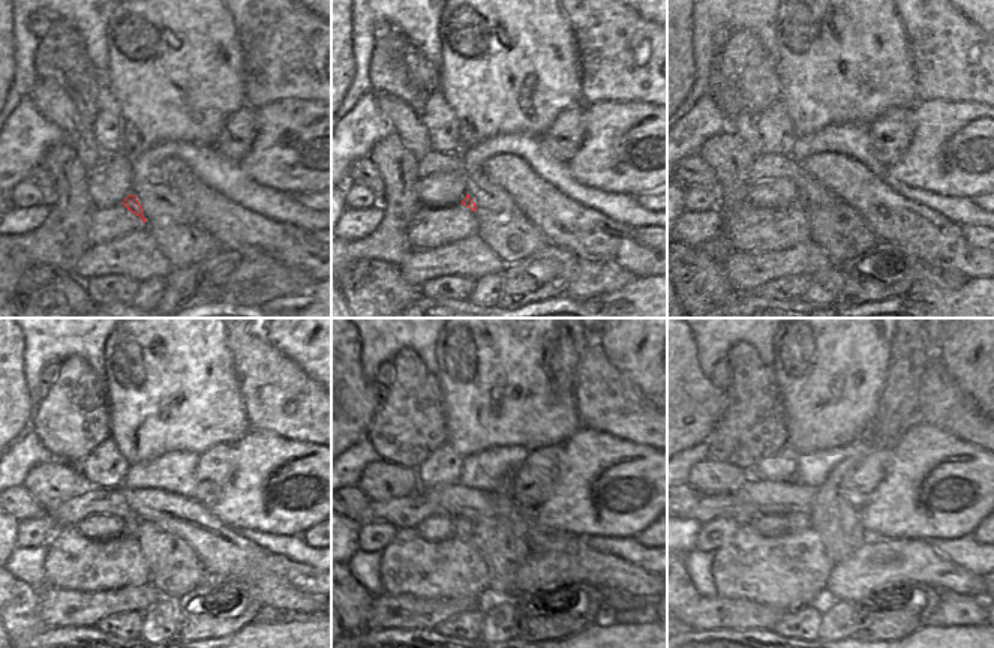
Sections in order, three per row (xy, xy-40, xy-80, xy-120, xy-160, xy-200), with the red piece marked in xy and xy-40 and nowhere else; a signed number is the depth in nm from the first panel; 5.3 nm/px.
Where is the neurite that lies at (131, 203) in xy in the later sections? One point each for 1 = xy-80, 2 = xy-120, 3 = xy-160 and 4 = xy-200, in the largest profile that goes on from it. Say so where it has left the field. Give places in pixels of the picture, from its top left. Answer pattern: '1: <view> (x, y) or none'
1: xy-80 (801, 200)
2: xy-120 (131, 531)
3: xy-160 (464, 528)
4: xy-200 (796, 522)

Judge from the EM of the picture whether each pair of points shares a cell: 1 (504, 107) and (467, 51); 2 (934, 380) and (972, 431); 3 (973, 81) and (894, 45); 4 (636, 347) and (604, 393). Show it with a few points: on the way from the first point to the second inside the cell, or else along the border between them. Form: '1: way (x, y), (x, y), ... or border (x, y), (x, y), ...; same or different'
1: way (504, 89), (504, 72), (485, 53); same
2: way (937, 392), (961, 419); same
3: border (900, 20), (909, 44), (916, 87); different
4: border (598, 342), (606, 359), (643, 396); different

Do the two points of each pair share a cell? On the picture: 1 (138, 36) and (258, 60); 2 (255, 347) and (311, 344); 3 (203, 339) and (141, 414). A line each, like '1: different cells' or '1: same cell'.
1: different cells
2: different cells
3: same cell

